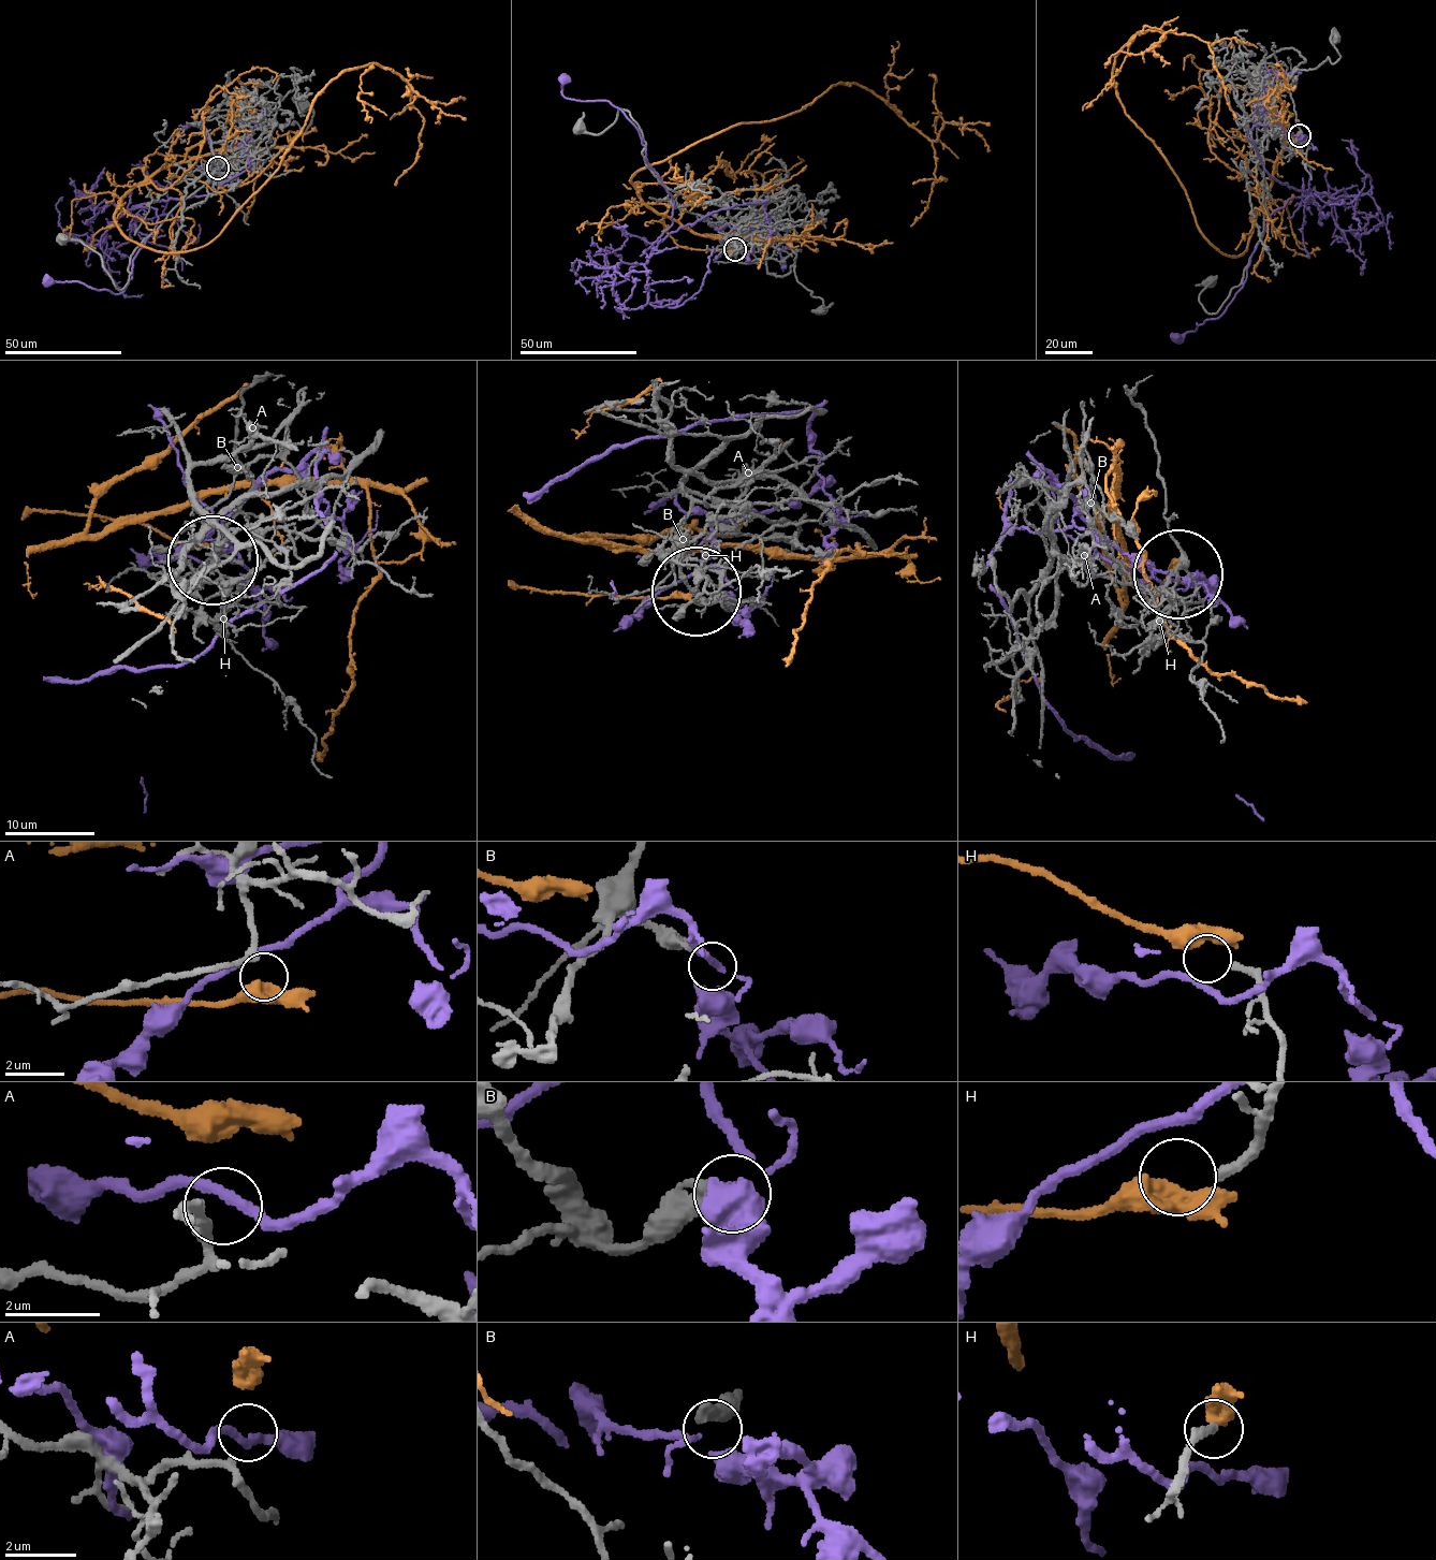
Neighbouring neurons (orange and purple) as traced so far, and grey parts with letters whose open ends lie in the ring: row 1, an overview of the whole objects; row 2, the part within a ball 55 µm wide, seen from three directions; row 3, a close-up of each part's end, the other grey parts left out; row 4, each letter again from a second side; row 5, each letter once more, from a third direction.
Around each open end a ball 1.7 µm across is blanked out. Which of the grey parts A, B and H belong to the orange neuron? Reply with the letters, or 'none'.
H

